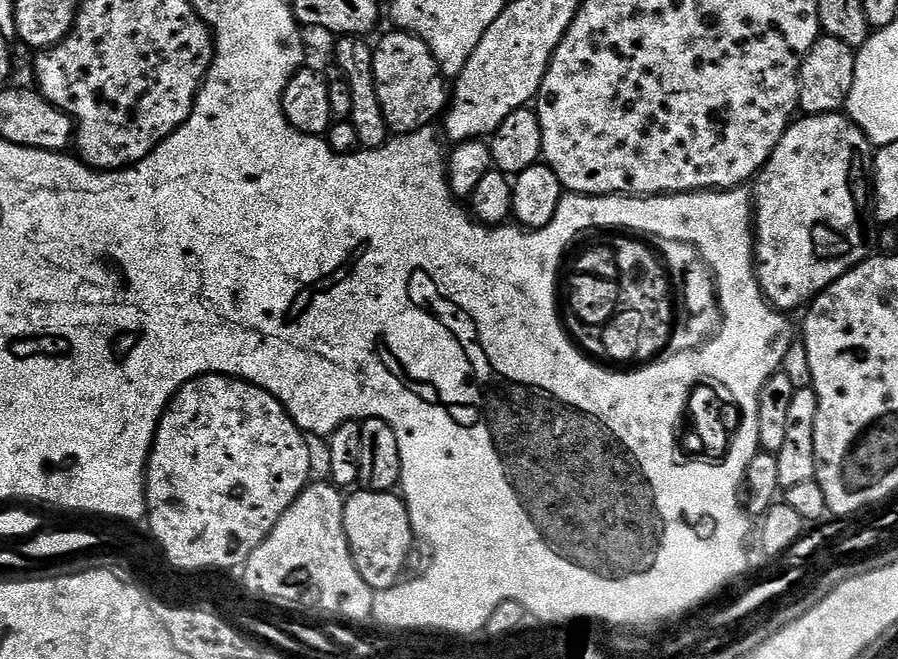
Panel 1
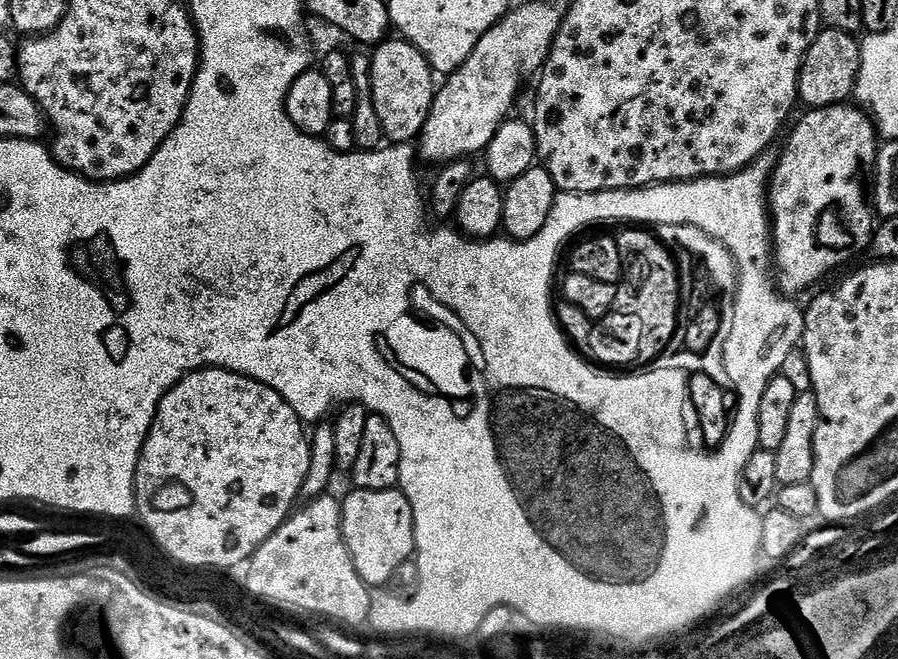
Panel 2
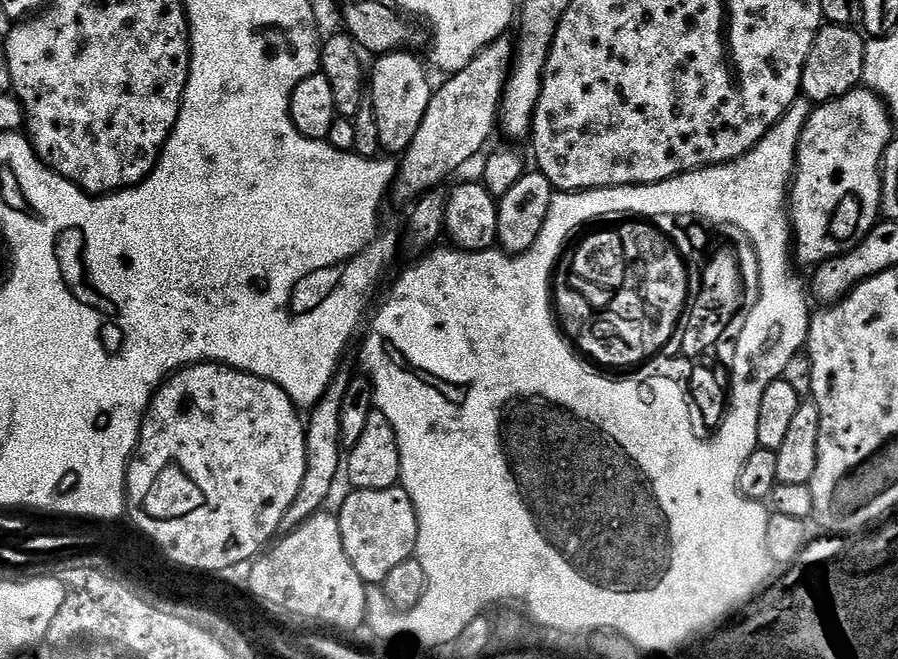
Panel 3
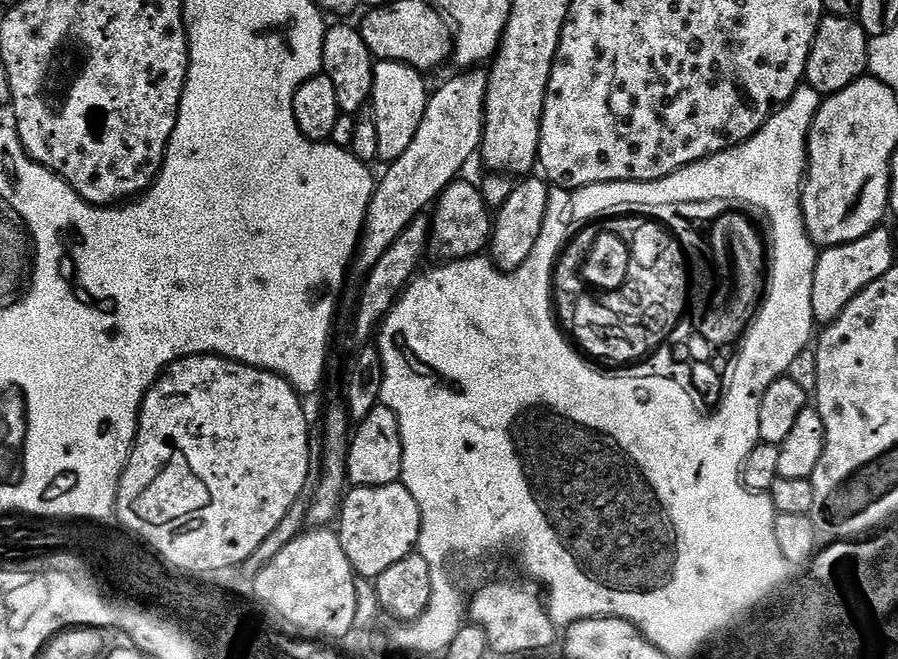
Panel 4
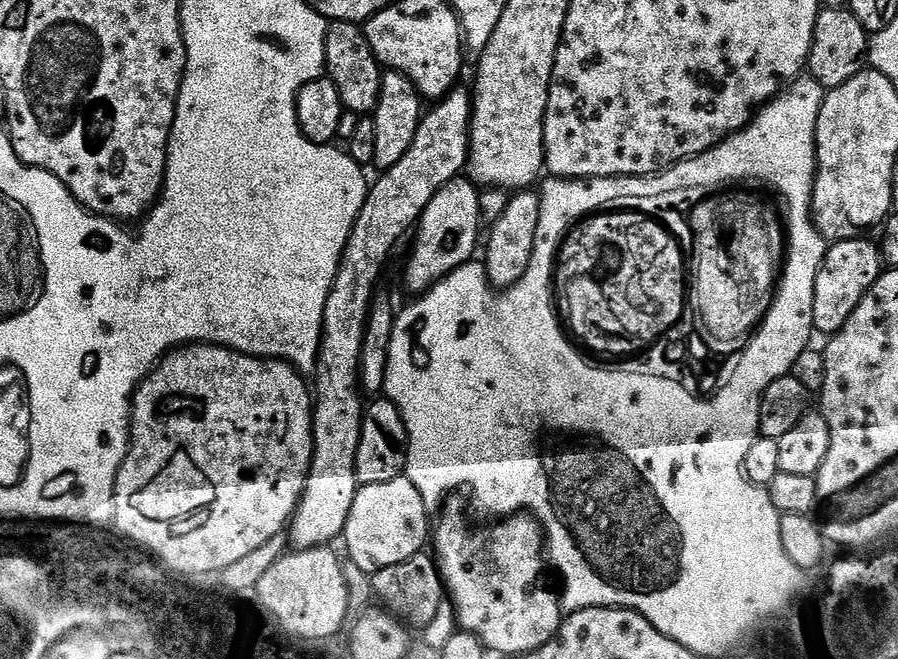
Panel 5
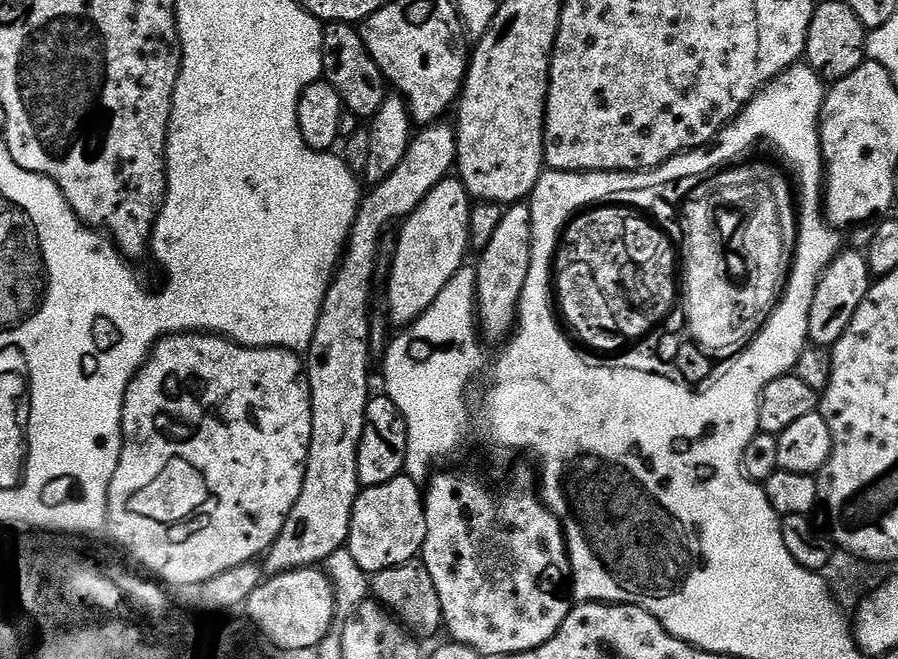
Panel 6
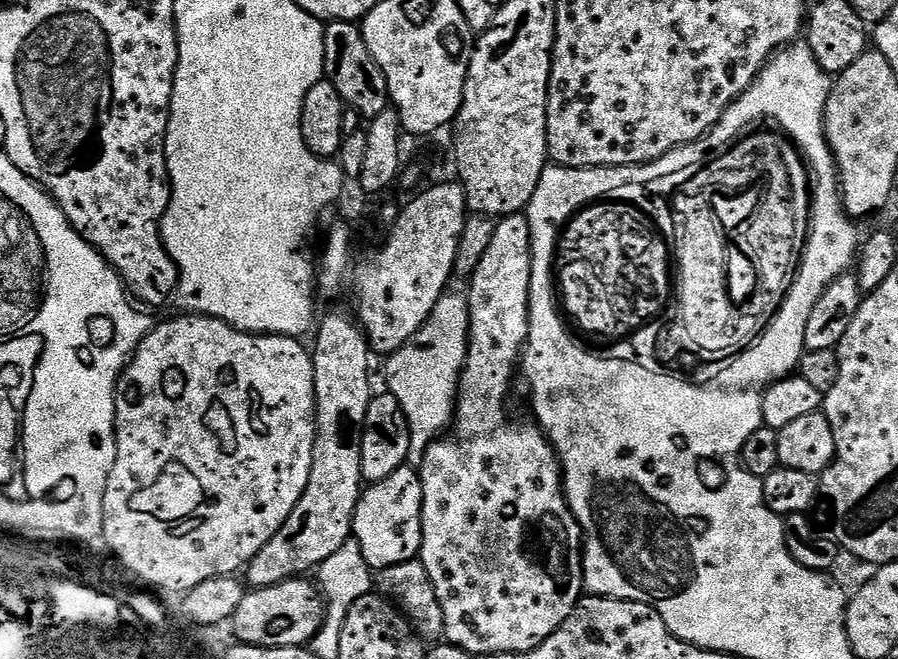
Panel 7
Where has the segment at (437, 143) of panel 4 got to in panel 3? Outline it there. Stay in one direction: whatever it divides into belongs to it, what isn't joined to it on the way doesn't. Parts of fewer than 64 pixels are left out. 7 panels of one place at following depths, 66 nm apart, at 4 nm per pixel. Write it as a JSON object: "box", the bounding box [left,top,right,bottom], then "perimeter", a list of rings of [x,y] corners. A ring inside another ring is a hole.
{"box":[395,38,513,198],"perimeter":[[[508,38],[495,40],[476,55],[466,70],[447,77],[443,81],[445,84],[433,91],[430,106],[426,106],[426,118],[422,118],[422,126],[418,126],[414,142],[410,142],[399,161],[395,195],[397,192],[400,196],[418,198],[424,192],[443,185],[443,180],[451,172],[458,171],[467,160],[485,151],[484,143],[491,138],[492,131],[498,128],[504,83],[508,80],[513,63],[513,41],[508,41]]]}

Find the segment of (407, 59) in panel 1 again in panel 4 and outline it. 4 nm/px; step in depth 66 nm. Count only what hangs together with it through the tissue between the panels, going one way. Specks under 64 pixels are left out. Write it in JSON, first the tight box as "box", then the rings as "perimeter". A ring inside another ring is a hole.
{"box":[370,60,430,161],"perimeter":[[[382,60],[376,64],[370,111],[378,130],[378,157],[381,161],[402,158],[410,142],[414,142],[414,134],[418,134],[418,126],[422,126],[422,114],[426,114],[430,95],[430,87],[424,80],[427,79],[409,64],[393,60]]]}

